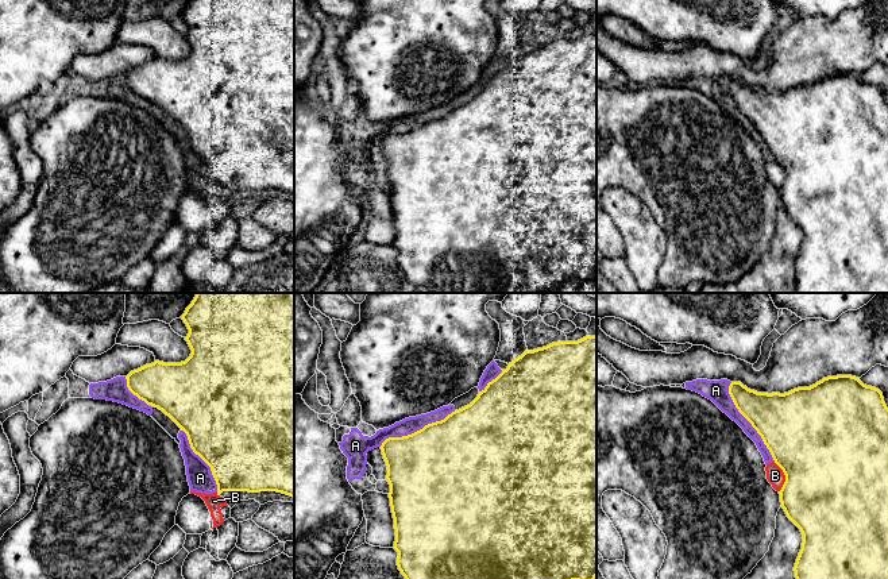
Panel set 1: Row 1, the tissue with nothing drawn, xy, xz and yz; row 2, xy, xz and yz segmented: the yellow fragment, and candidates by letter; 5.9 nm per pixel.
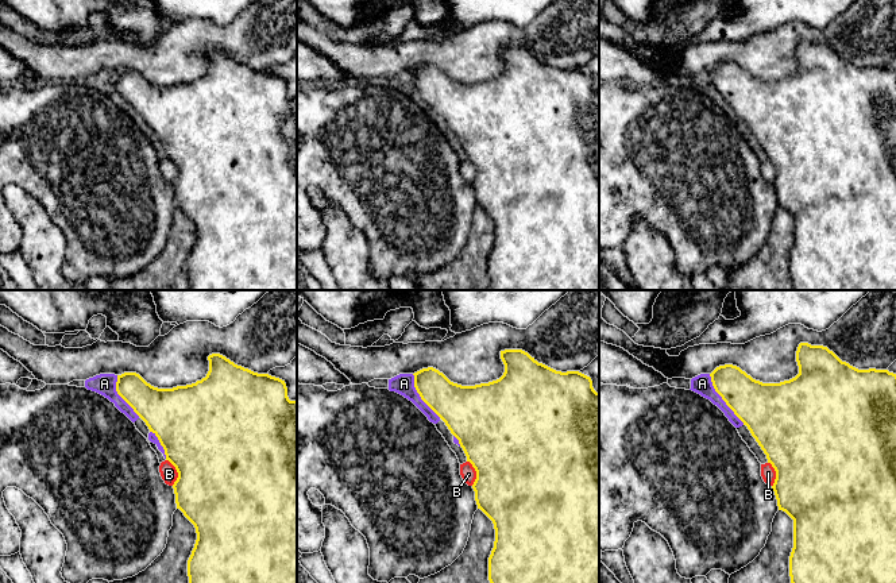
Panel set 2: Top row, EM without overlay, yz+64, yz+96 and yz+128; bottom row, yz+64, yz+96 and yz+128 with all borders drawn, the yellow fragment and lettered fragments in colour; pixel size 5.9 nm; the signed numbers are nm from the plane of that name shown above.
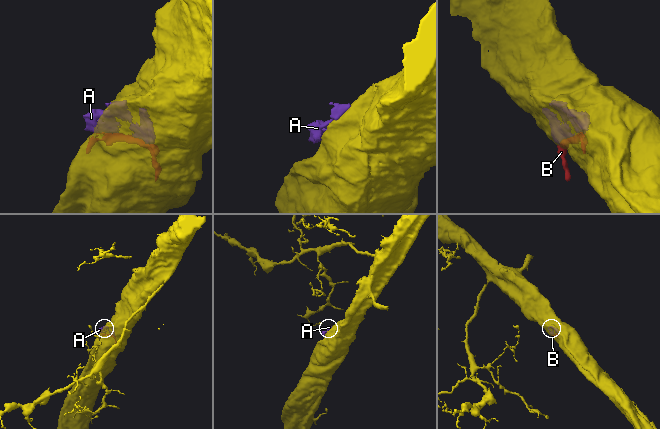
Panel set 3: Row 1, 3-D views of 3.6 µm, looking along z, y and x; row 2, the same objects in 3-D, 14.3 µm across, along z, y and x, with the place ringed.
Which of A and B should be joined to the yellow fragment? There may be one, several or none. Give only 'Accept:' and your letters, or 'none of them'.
Accept: A

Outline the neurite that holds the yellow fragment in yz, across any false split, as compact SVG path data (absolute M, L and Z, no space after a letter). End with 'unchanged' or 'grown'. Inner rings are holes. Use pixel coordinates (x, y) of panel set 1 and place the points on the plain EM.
M852 73L827 74L810 85L798 85L784 92L757 90L741 80L727 77L696 77L686 80L686 86L711 97L756 140L765 162L775 159L783 167L785 180L779 189L781 205L803 232L802 247L794 265L795 293L888 293L888 105L883 90L876 85L864 82L860 76Z; grown

